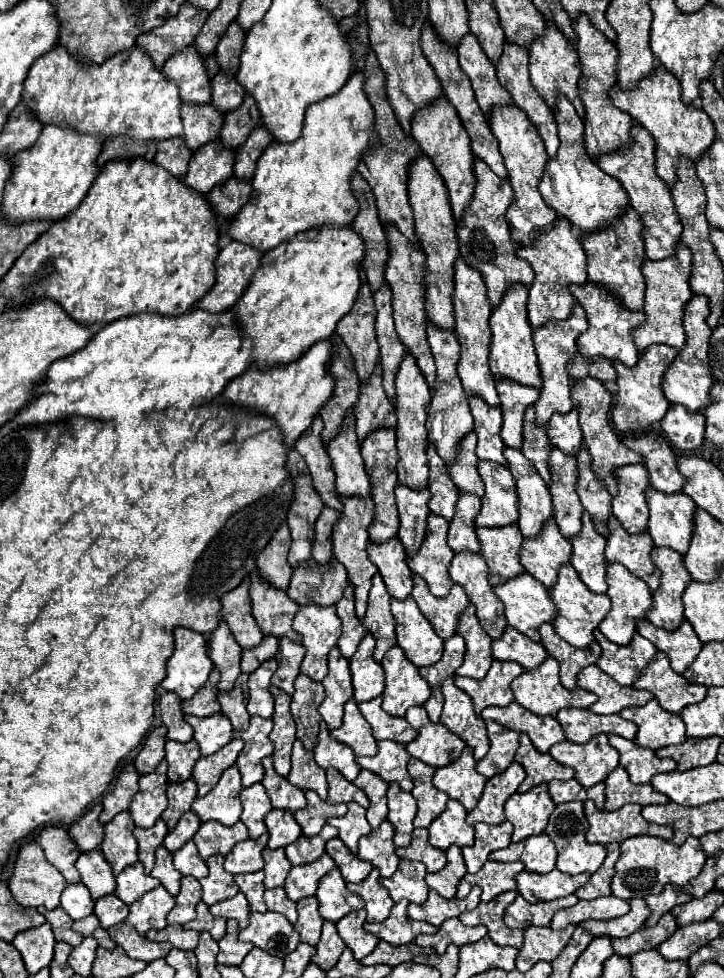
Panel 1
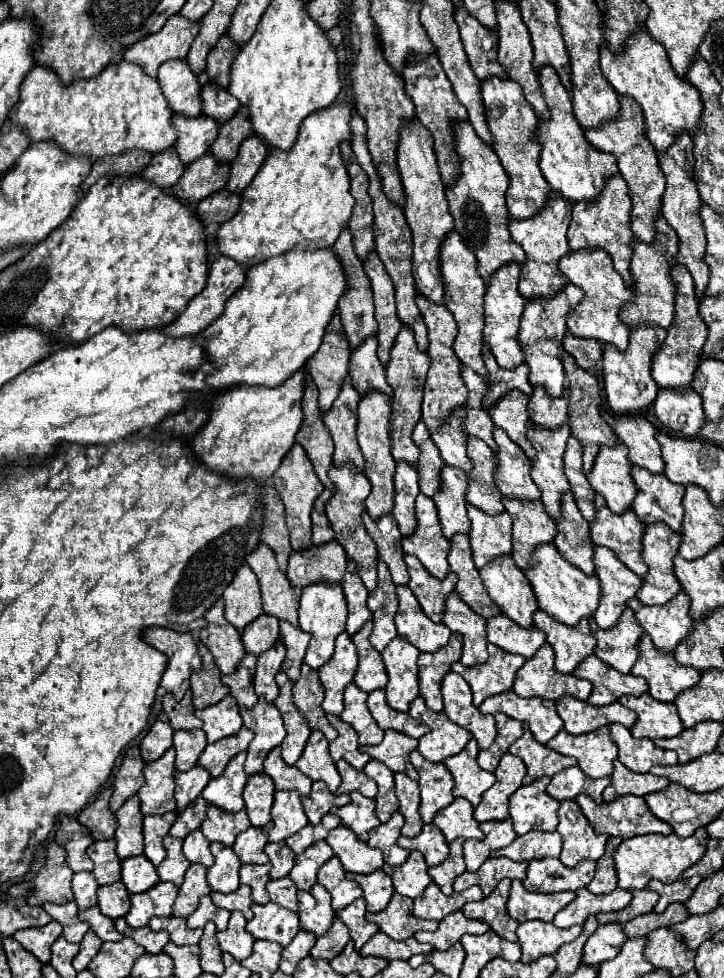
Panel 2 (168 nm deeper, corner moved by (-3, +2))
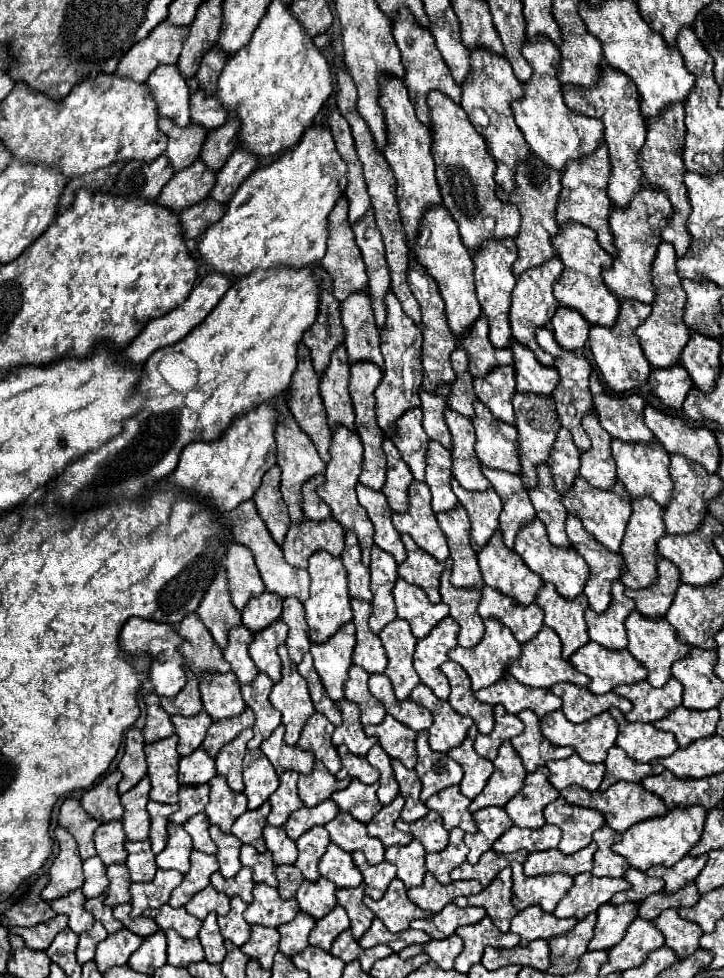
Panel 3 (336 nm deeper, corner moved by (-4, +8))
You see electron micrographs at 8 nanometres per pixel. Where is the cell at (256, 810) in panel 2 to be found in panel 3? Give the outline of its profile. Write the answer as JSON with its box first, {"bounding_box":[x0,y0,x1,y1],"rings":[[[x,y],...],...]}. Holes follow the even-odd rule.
{"bounding_box":[243,751,277,809],"rings":[[[247,751],[243,759],[243,781],[245,781],[245,795],[249,799],[249,809],[259,809],[271,793],[277,789],[277,773],[273,765],[263,757],[263,751]]]}

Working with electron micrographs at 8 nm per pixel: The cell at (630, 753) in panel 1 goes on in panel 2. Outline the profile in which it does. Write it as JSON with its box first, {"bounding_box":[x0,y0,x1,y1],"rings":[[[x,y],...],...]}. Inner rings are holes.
{"bounding_box":[610,725,674,773],"rings":[[[610,725],[612,741],[618,745],[618,759],[636,773],[648,773],[654,765],[674,765],[674,751],[658,749],[652,739],[634,739],[624,725]]]}

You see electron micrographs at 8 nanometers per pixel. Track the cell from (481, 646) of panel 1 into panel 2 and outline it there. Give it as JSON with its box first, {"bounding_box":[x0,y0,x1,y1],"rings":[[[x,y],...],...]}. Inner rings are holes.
{"bounding_box":[444,591,488,665],"rings":[[[452,591],[446,597],[446,613],[444,613],[444,625],[452,631],[462,633],[464,645],[462,645],[462,663],[464,665],[478,665],[488,659],[488,639],[486,639],[486,619],[476,615],[462,599]]]}

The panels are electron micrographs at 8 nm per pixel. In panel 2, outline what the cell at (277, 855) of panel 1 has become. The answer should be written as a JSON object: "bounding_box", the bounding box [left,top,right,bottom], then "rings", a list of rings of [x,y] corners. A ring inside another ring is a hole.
{"bounding_box":[264,841,296,879],"rings":[[[284,841],[266,843],[264,851],[266,851],[266,855],[270,857],[270,863],[272,863],[272,869],[270,869],[272,879],[286,877],[292,871],[296,855],[294,855],[294,851],[290,851],[290,847],[286,847]]]}

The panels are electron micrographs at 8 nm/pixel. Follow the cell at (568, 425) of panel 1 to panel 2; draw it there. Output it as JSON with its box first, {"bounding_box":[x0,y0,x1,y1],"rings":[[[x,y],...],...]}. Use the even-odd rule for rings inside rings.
{"bounding_box":[528,387,568,427],"rings":[[[534,387],[534,393],[528,401],[528,413],[534,423],[542,423],[544,427],[560,427],[568,421],[568,389],[564,389],[562,397],[550,397],[544,387]]]}

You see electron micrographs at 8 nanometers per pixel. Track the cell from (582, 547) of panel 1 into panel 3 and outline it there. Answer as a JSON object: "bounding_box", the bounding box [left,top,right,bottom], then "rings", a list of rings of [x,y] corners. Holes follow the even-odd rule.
{"bounding_box":[529,465,571,549],"rings":[[[547,465],[537,467],[539,473],[539,487],[529,491],[531,503],[537,511],[537,517],[547,527],[549,541],[557,547],[569,549],[571,541],[565,537],[565,521],[567,521],[567,509],[563,509],[563,499],[555,491],[555,483],[551,479],[551,469]]]}

